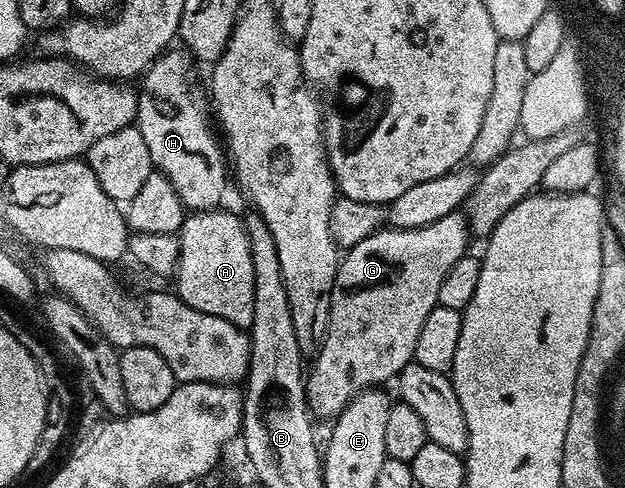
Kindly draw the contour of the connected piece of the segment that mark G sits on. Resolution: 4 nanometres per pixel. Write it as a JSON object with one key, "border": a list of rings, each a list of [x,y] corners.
{"border":[[[454,211],[441,217],[441,221],[433,221],[433,225],[417,229],[388,226],[365,237],[365,241],[353,245],[340,258],[331,290],[327,332],[323,344],[314,356],[315,368],[312,371],[310,368],[305,375],[307,405],[312,416],[319,418],[320,415],[327,421],[334,421],[347,407],[349,400],[363,391],[387,385],[383,383],[390,379],[392,382],[401,373],[401,369],[405,369],[405,365],[413,362],[421,325],[425,325],[425,317],[433,313],[439,302],[441,281],[445,281],[445,273],[449,273],[453,265],[457,265],[462,255],[468,254],[467,239],[471,238],[466,214]]]}

